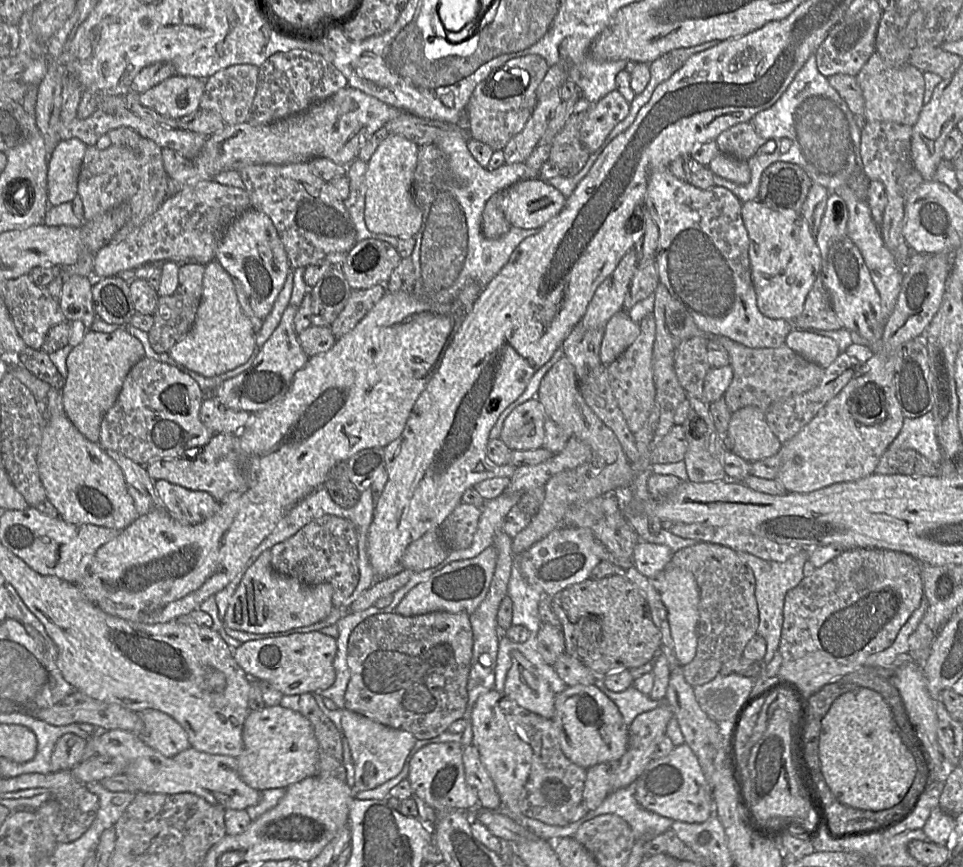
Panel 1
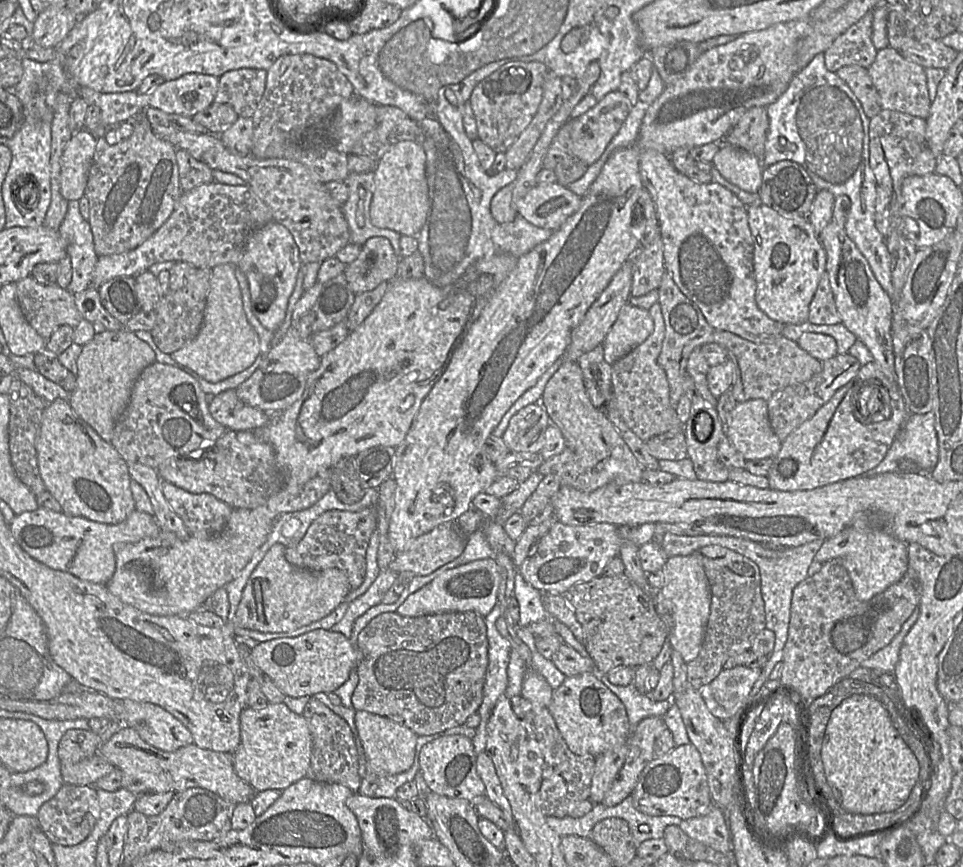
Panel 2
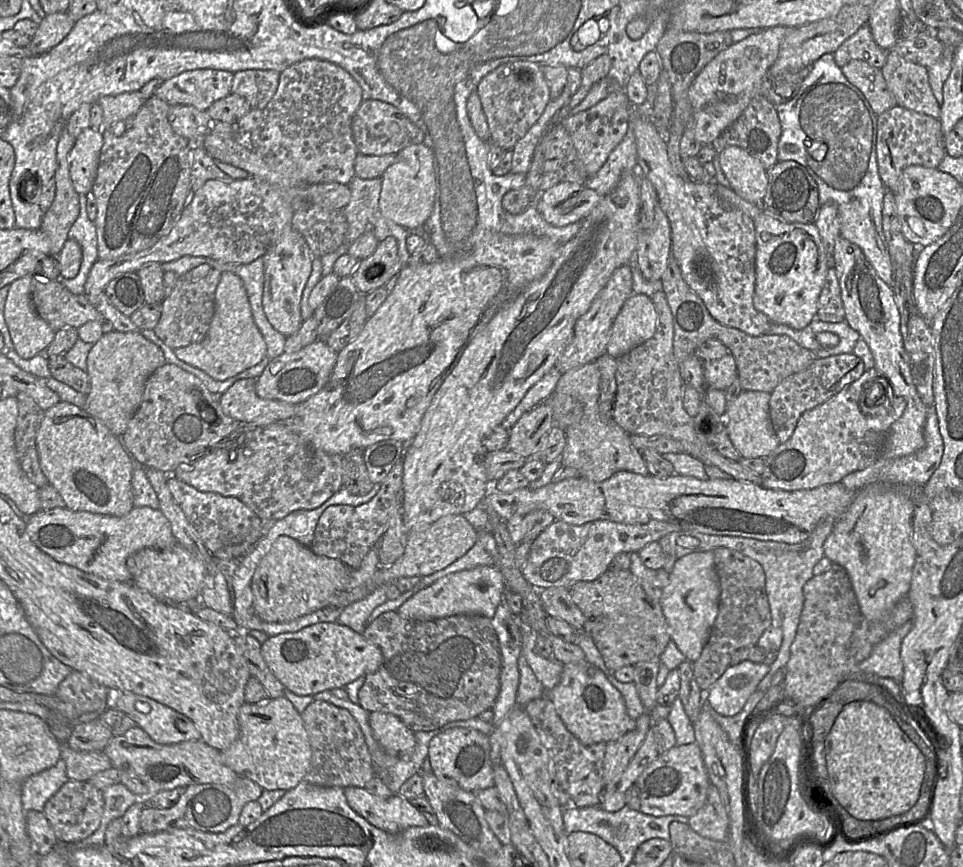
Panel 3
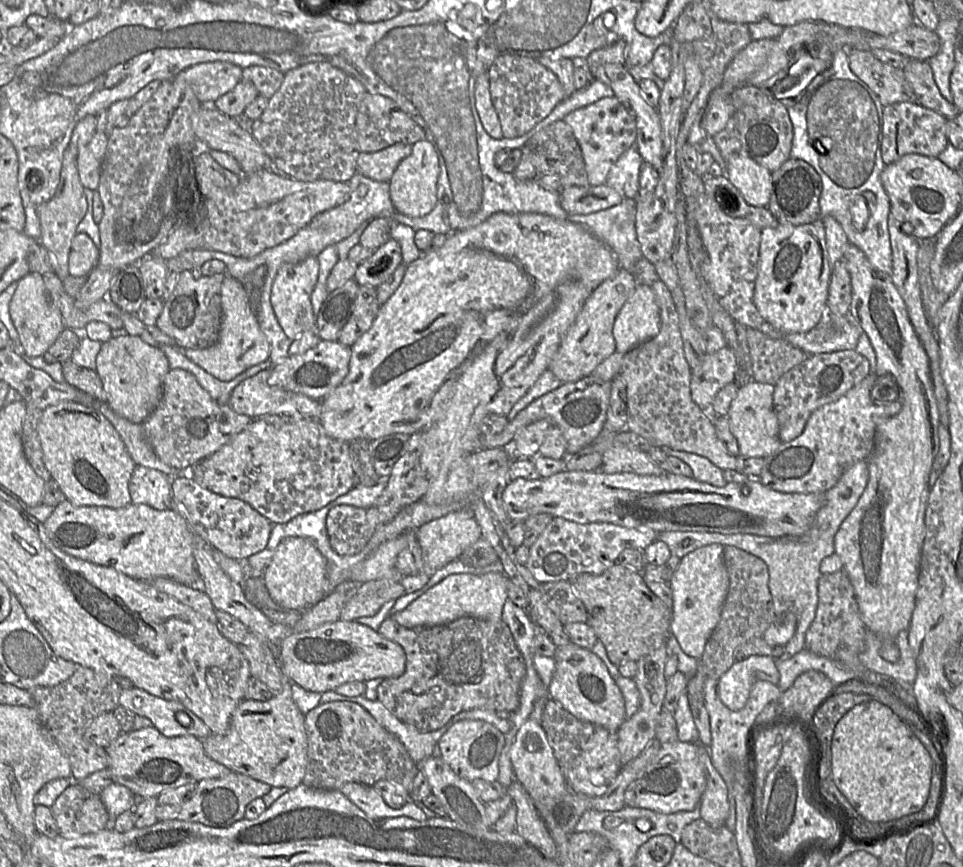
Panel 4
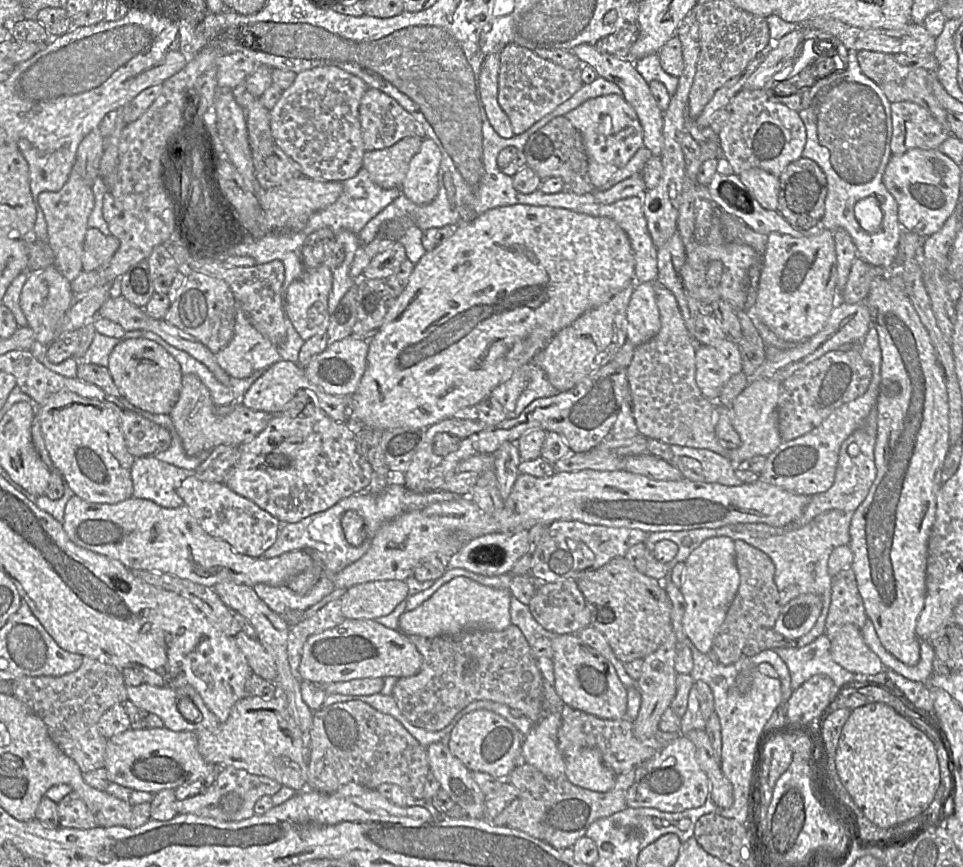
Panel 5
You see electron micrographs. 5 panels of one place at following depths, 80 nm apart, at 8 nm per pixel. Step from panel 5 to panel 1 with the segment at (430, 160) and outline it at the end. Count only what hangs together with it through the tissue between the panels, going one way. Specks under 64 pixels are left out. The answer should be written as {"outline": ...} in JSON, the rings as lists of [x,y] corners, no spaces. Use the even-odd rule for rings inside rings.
{"outline":[[[399,135],[384,139],[367,162],[364,219],[369,231],[397,238],[414,237],[422,224],[412,184],[419,146]]]}

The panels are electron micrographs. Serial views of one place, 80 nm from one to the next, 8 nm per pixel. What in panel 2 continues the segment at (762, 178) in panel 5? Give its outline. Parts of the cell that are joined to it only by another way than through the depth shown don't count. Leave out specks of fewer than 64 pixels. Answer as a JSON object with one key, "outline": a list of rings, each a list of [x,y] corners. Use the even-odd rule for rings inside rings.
{"outline":[[[722,144],[712,161],[720,174],[744,191],[759,191],[764,167],[761,160],[752,153],[739,147]]]}

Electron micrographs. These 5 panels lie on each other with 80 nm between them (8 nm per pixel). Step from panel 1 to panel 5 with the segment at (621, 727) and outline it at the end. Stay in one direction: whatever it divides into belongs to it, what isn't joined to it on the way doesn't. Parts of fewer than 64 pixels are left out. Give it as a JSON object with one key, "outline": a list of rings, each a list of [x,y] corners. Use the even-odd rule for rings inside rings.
{"outline":[[[577,634],[550,635],[554,672],[554,690],[562,702],[576,710],[602,719],[617,720],[626,717],[627,687],[620,681],[613,665],[597,650],[586,645]]]}

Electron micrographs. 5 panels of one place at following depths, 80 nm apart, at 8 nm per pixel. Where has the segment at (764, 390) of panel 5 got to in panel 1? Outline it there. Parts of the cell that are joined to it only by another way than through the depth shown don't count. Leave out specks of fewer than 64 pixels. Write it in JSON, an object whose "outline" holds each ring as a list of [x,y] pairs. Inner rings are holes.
{"outline":[[[746,406],[732,413],[726,434],[729,449],[752,463],[779,452],[782,443],[766,422],[766,412]]]}

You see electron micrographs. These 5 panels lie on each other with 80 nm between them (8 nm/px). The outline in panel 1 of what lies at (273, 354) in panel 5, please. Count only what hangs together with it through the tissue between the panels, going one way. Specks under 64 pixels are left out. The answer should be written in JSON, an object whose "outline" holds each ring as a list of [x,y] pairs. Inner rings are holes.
{"outline":[[[216,260],[205,265],[203,292],[197,309],[195,322],[187,335],[167,352],[176,362],[205,377],[215,377],[245,364],[256,349],[256,332],[243,313],[233,285],[232,277]]]}

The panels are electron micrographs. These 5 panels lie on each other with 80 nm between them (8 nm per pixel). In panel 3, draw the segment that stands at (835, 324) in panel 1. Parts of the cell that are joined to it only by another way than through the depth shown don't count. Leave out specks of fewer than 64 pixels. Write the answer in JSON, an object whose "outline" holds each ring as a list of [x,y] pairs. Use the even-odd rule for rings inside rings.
{"outline":[[[830,265],[818,298],[816,318],[823,322],[838,323],[845,319],[845,309],[835,268]]]}

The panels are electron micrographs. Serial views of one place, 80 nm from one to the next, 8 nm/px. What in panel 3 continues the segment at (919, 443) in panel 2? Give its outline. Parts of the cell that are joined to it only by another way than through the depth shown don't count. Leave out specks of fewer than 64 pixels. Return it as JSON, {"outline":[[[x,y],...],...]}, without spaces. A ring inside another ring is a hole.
{"outline":[[[933,408],[927,413],[923,434],[925,446],[920,451],[900,458],[880,457],[865,470],[847,475],[841,483],[851,491],[859,491],[868,485],[875,484],[924,486],[939,467],[944,452],[944,442],[939,431],[937,414]]]}

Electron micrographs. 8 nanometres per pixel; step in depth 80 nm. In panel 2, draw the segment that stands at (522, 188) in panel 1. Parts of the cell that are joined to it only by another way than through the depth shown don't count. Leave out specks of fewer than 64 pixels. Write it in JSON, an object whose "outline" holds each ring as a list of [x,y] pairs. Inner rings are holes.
{"outline":[[[538,183],[517,203],[519,216],[545,229],[557,230],[580,207],[582,196],[559,183]]]}

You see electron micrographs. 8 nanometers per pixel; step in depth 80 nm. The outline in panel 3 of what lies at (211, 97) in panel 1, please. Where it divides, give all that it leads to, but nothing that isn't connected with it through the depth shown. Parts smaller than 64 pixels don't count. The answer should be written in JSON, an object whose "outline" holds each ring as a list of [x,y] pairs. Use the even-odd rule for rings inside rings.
{"outline":[[[246,69],[234,73],[231,93],[244,97],[252,108],[264,109],[274,96],[280,72]]]}

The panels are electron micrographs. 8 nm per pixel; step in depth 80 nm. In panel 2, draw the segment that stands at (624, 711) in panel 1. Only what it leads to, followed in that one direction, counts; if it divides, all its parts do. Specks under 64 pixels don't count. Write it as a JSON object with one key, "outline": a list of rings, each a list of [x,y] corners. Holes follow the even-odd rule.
{"outline":[[[601,674],[599,678],[624,705],[631,732],[644,718],[663,717],[672,704],[671,700],[660,702],[653,700],[649,694],[639,691],[632,683],[626,686],[617,686],[609,682],[607,675]]]}

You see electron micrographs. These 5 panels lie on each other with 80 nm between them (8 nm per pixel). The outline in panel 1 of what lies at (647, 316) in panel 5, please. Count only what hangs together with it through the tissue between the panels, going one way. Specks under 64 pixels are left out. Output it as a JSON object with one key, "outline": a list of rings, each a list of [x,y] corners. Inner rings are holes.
{"outline":[[[628,311],[616,313],[603,328],[600,360],[605,366],[619,357],[639,336],[640,324],[633,322]]]}

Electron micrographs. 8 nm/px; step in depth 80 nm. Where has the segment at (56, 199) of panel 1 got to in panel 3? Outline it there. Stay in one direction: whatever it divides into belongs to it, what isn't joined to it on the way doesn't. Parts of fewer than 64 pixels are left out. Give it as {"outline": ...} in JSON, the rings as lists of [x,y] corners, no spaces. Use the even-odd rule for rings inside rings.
{"outline":[[[88,127],[76,138],[68,162],[70,177],[75,191],[79,195],[92,190],[103,146],[103,134]]]}

